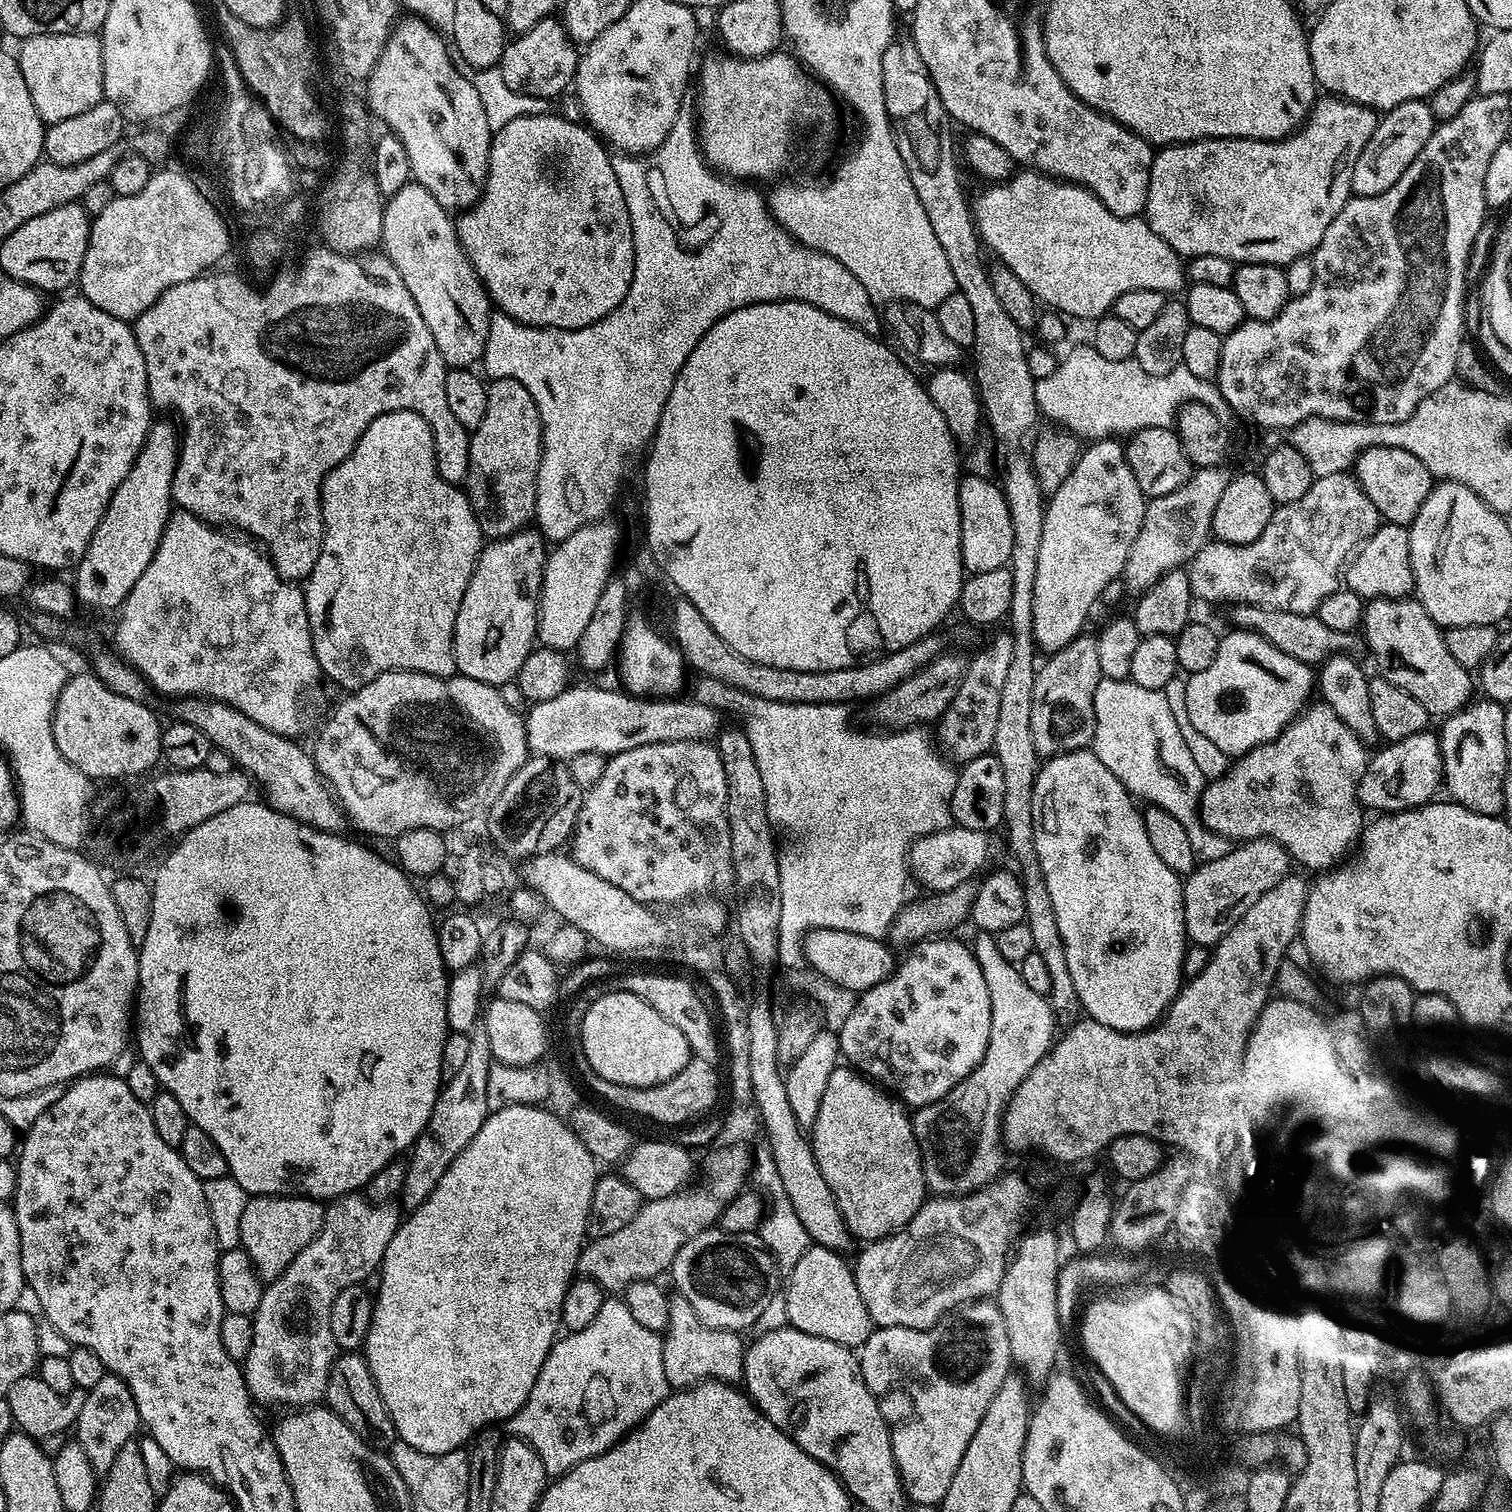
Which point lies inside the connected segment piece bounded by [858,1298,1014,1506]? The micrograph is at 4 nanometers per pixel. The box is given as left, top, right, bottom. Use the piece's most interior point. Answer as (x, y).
(933, 1385)

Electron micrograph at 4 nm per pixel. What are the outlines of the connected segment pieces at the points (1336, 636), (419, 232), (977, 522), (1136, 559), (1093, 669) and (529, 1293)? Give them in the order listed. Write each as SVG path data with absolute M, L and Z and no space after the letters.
M1238 604L1231 609L1233 625L1236 628L1247 628L1257 632L1284 654L1298 658L1303 664L1319 665L1326 658L1336 653L1352 654L1356 647L1361 647L1362 640L1355 631L1342 628L1331 628L1314 614L1294 614L1290 610L1266 608L1263 604Z
M410 182L398 190L398 194L387 197L382 218L382 234L380 244L383 255L395 266L406 290L410 290L410 298L418 306L426 326L430 326L430 334L434 334L434 342L442 354L444 363L449 369L472 368L483 357L488 333L488 318L490 315L490 301L484 283L478 278L470 258L462 250L460 240L456 237L456 226L449 209L443 208L426 190L426 186Z
M964 474L960 477L958 498L965 573L985 572L1005 567L1011 561L1014 550L1014 526L1010 522L1010 506L1004 497L1003 487L988 476Z
M1227 467L1196 468L1192 476L1178 490L1170 494L1153 496L1144 505L1142 526L1138 530L1138 538L1134 538L1134 546L1130 546L1130 554L1126 558L1126 566L1122 573L1125 589L1129 593L1139 594L1154 585L1167 572L1173 572L1181 566L1187 565L1201 546L1207 544L1212 536L1214 509L1222 499L1226 486L1232 481L1233 473L1227 472Z
M1081 634L1039 665L1030 706L1030 734L1037 757L1088 748L1094 738L1094 690L1101 680L1095 635Z
M508 1104L496 1112L489 1111L486 1122L482 1122L482 1130L478 1130L478 1134L474 1134L474 1139L470 1141L470 1146L466 1146L466 1150L462 1150L462 1154L458 1154L458 1158L454 1158L454 1162L450 1162L450 1170L446 1170L446 1174L442 1174L442 1182L438 1182L438 1186L430 1194L430 1198L426 1198L426 1202L422 1202L422 1206L411 1209L401 1219L400 1228L394 1234L394 1238L390 1238L390 1246L386 1246L386 1254L379 1267L382 1286L376 1295L374 1295L372 1321L370 1322L370 1330L364 1339L362 1355L364 1361L370 1366L370 1374L378 1386L378 1394L382 1394L382 1402L386 1402L386 1410L390 1410L390 1418L396 1427L397 1437L403 1443L414 1446L414 1450L418 1450L422 1454L441 1456L447 1452L459 1453L481 1430L489 1426L499 1425L499 1420L511 1421L515 1417L517 1410L526 1402L526 1398L530 1398L530 1390L534 1390L534 1382L538 1382L538 1374L542 1370L542 1362L546 1362L553 1344L558 1339L558 1333L561 1331L562 1298L566 1298L566 1290L577 1275L580 1252L584 1249L586 1237L588 1236L590 1198L594 1196L594 1186L598 1179L598 1171L596 1172L598 1161L590 1154L590 1150L586 1150L586 1146L582 1146L582 1142L573 1134L571 1127L565 1121L563 1124L554 1113L547 1112L546 1108L535 1104Z

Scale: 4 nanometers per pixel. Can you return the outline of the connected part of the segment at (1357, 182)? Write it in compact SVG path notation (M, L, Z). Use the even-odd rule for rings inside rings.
M1427 99L1407 100L1387 109L1377 119L1374 134L1370 134L1366 146L1362 146L1358 162L1354 162L1353 193L1357 196L1377 196L1390 190L1390 186L1394 186L1394 182L1406 174L1406 166L1418 158L1422 146L1430 142L1430 134L1436 129L1437 123L1434 114L1430 114Z

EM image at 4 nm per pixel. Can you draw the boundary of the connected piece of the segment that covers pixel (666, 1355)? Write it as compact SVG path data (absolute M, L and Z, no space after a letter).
M679 1294L669 1295L668 1302L670 1318L662 1333L664 1346L662 1350L662 1370L669 1389L683 1390L692 1388L703 1380L721 1380L723 1384L739 1385L744 1379L744 1350L746 1347L745 1341L740 1341L740 1338L742 1338L741 1333L727 1332L721 1328L706 1326L700 1321L698 1314L694 1314L694 1306L690 1306L690 1302L686 1302L684 1296Z

